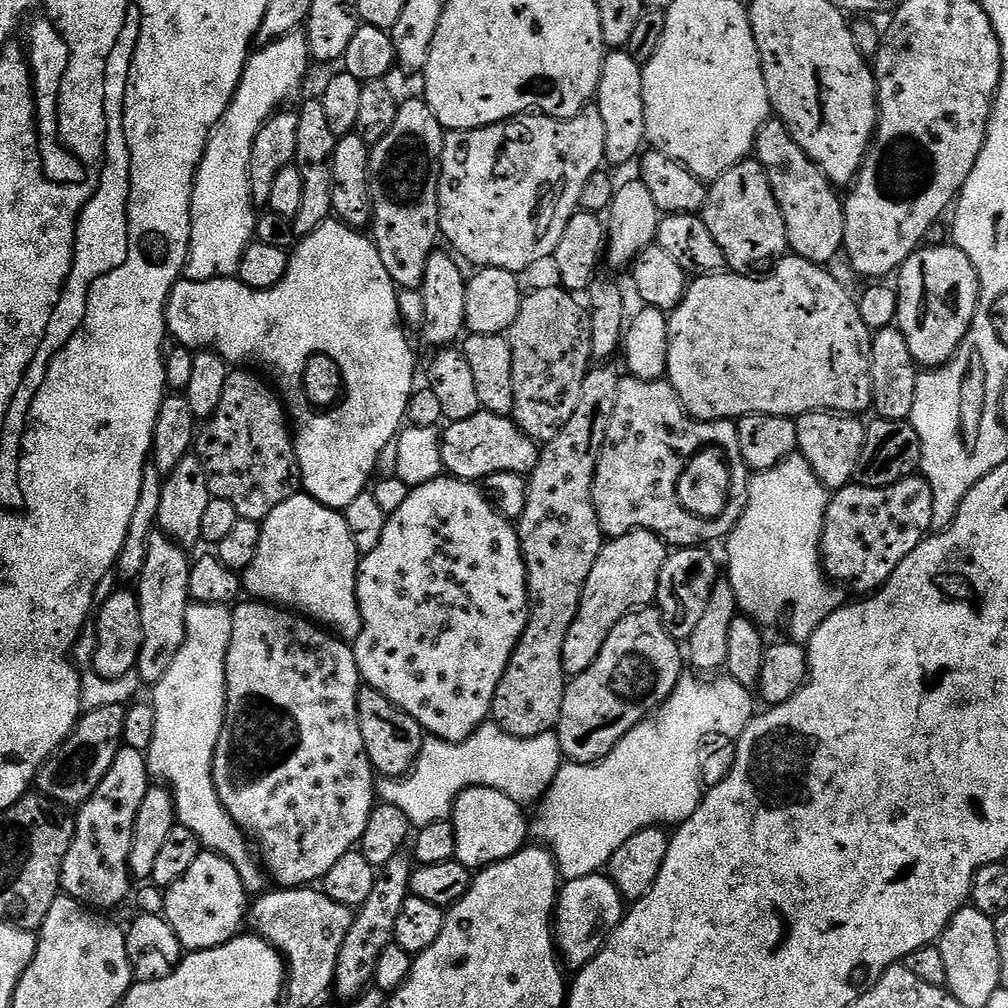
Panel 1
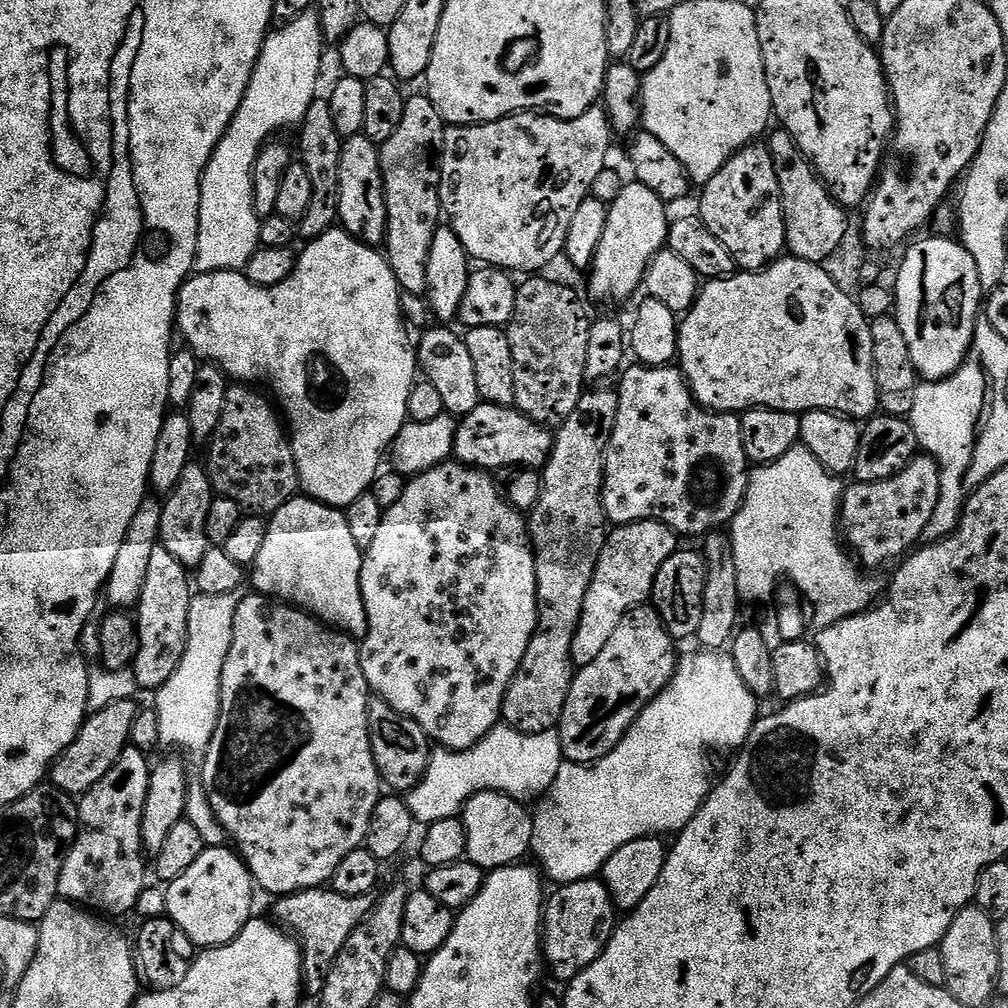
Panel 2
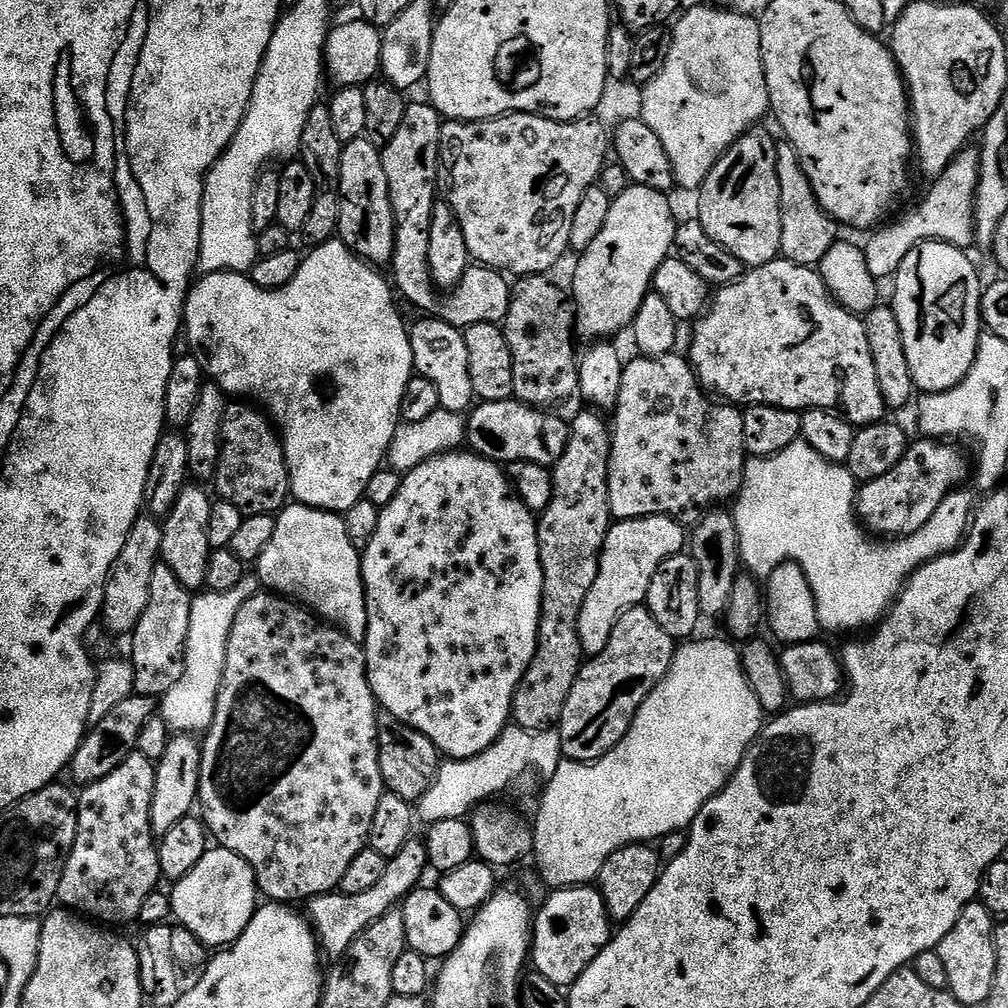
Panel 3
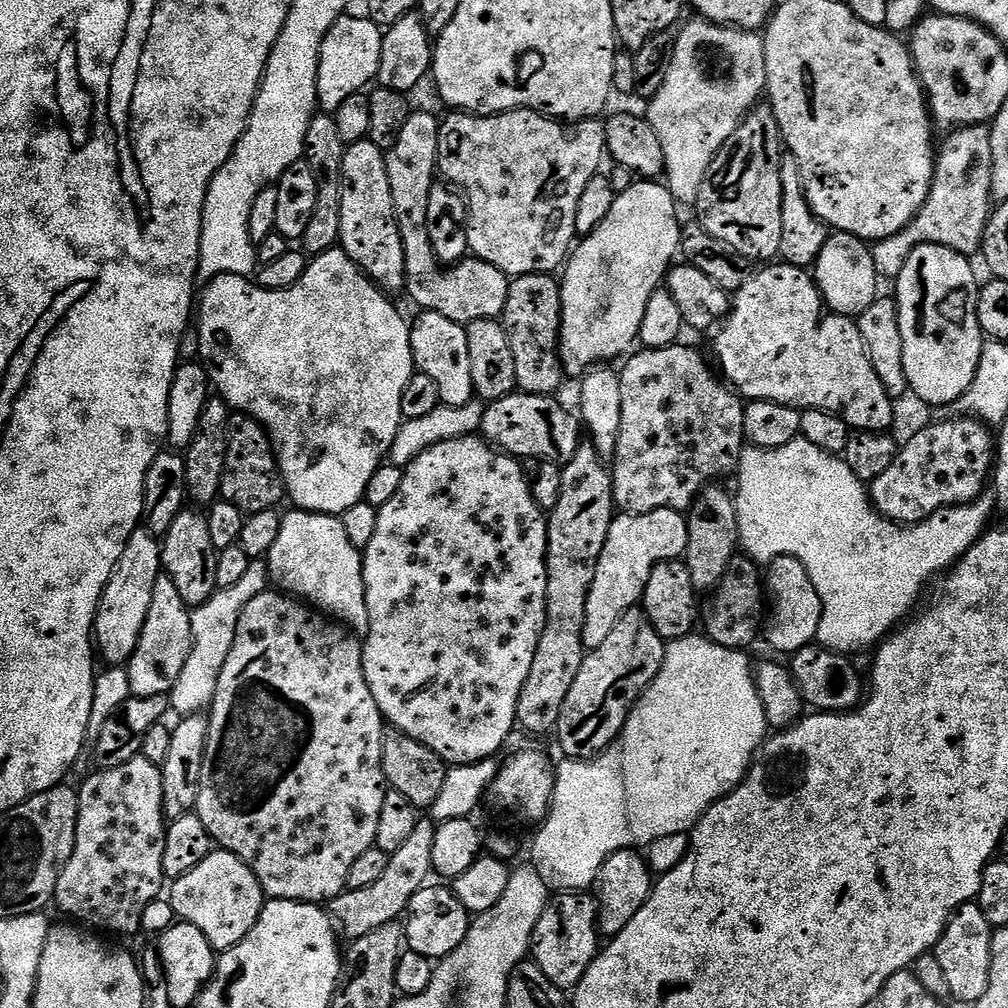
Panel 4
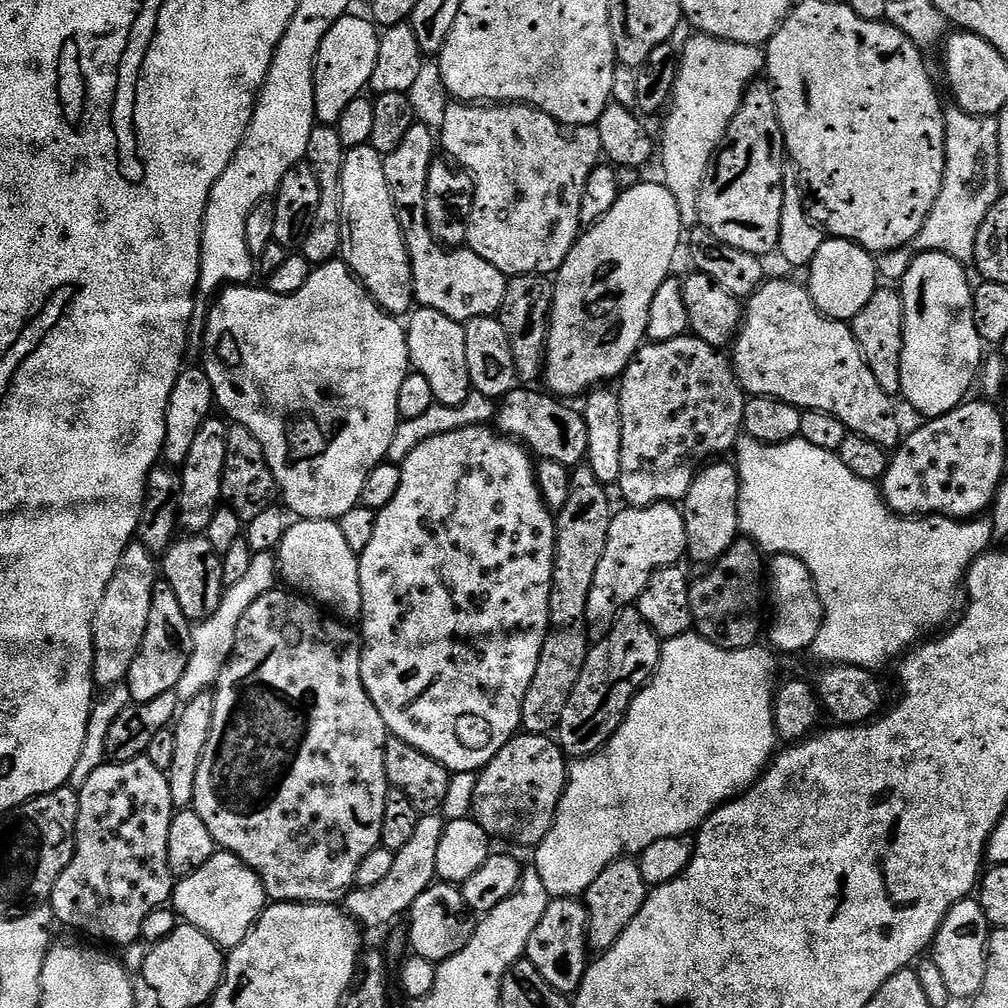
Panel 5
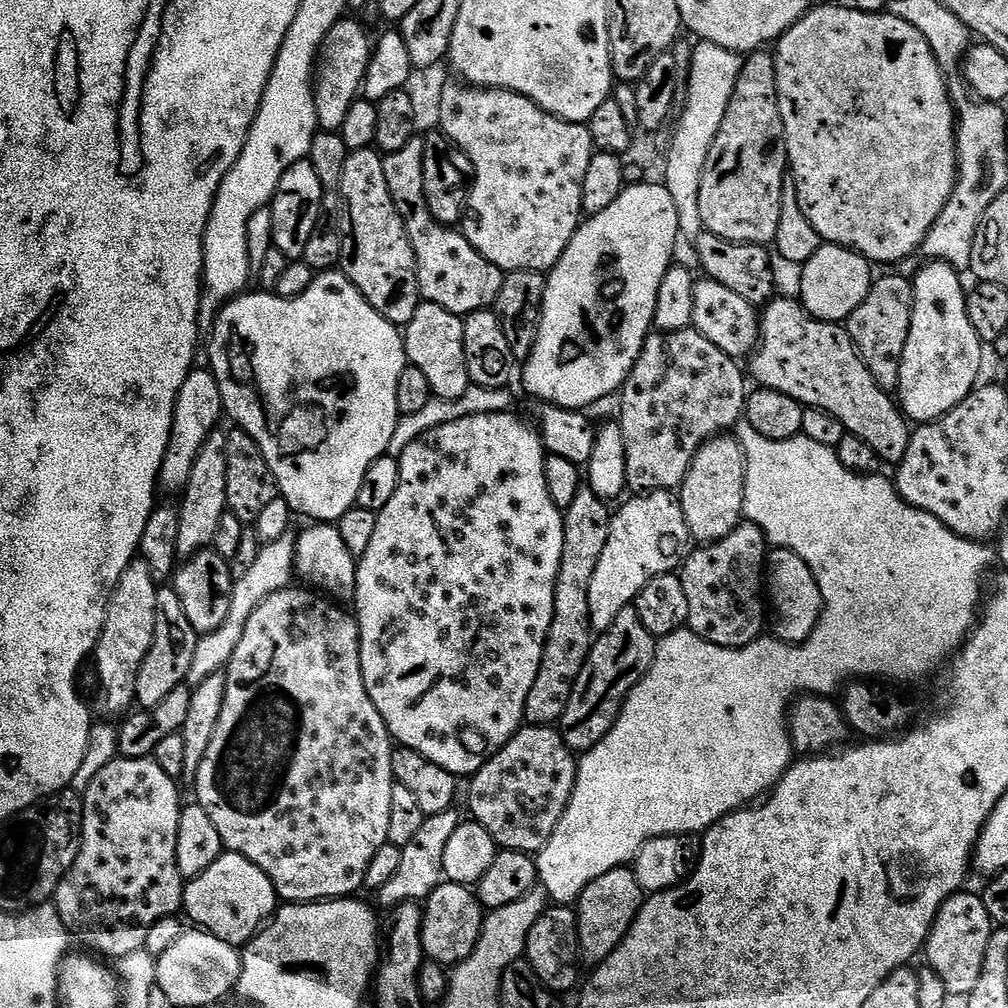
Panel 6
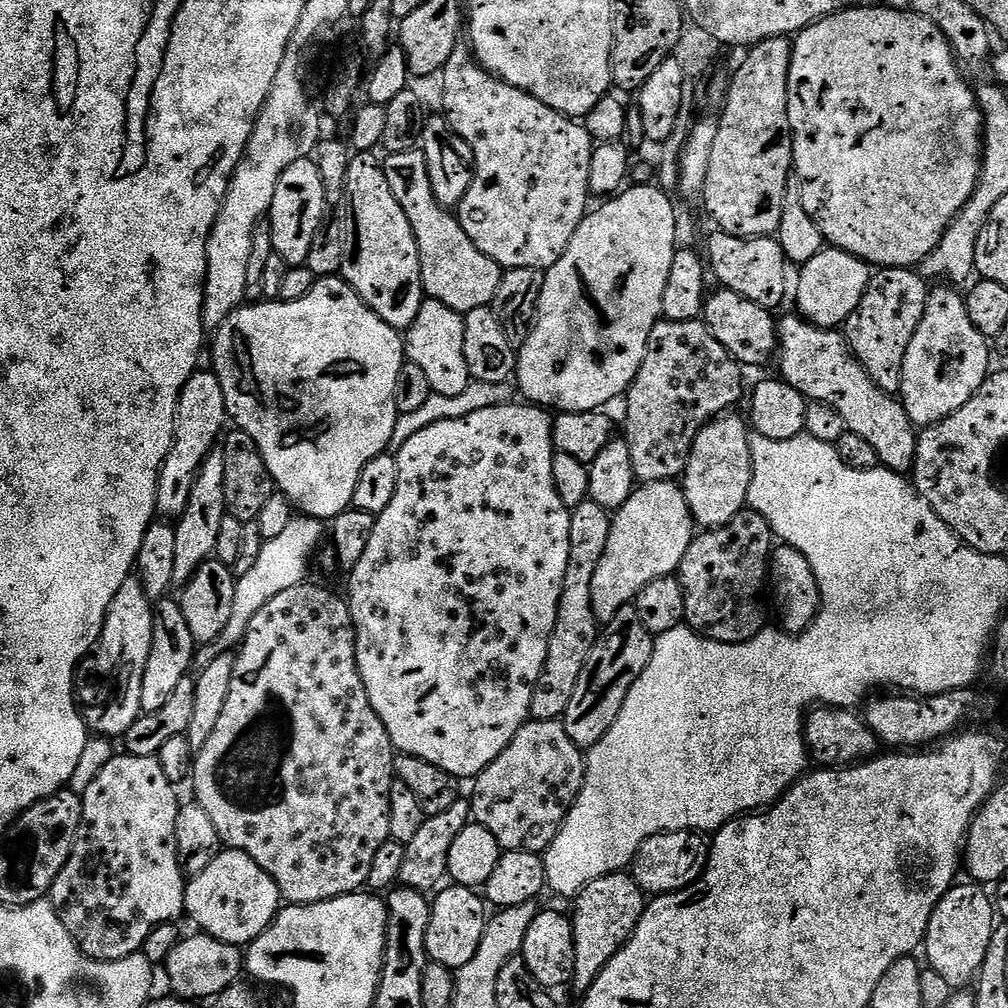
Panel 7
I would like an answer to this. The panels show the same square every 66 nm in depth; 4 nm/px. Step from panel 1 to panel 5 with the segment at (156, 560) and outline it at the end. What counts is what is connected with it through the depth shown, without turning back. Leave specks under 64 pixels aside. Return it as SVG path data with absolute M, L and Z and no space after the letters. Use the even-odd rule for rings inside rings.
M157 579L150 598L150 622L146 622L146 638L142 638L134 666L130 666L128 671L126 683L132 703L150 702L153 698L158 698L158 694L176 690L182 674L186 674L186 662L190 662L193 631L193 621L182 614L182 606L174 590L170 590L168 581Z

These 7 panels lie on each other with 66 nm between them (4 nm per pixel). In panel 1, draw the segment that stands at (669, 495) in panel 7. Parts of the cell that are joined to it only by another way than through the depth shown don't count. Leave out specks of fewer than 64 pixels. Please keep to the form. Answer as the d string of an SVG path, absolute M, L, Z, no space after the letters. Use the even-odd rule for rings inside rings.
M641 528L627 532L625 536L609 539L605 543L598 554L598 562L594 562L594 570L590 570L590 578L586 578L578 614L562 646L565 677L571 678L590 670L602 646L606 646L606 638L610 638L610 630L618 626L620 619L635 609L649 607L655 601L658 574L662 574L662 566L666 562L669 551L669 545L660 537Z

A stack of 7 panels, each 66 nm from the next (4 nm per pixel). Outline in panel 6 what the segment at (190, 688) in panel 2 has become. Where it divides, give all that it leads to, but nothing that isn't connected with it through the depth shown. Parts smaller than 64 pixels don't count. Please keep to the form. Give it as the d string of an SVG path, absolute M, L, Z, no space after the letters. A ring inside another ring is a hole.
M295 535L278 538L278 542L270 542L259 550L261 552L253 558L252 565L241 576L239 573L238 579L232 585L230 610L226 610L226 620L220 624L220 628L197 639L194 662L190 662L190 674L187 678L189 685L201 684L206 682L206 678L210 678L210 674L224 672L234 650L238 650L238 641L242 638L242 630L246 630L246 622L250 622L250 614L254 614L254 610L258 610L258 606L262 606L262 602L266 602L270 594L281 592L293 583L296 566Z

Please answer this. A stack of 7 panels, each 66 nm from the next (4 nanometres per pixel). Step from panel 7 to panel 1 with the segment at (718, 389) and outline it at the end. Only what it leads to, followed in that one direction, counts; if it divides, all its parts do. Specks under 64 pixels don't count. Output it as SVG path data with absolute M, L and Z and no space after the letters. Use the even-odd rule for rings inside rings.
M625 375L618 386L618 402L614 402L614 418L610 418L610 430L606 430L606 442L598 458L594 474L594 510L598 514L600 528L605 537L625 536L641 528L660 537L673 549L711 545L711 540L723 541L742 518L748 501L750 469L742 458L742 446L738 446L738 430L730 420L695 420L682 406L674 386L667 379L640 380ZM703 452L721 452L728 463L728 484L720 480L716 472L700 476L692 485L684 477L684 471ZM688 495L697 496L704 504L684 504Z

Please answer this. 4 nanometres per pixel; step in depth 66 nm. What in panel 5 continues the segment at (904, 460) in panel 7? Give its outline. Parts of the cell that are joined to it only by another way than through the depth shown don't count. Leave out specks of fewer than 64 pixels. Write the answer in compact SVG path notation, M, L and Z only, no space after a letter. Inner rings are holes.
M768 278L753 296L747 297L740 330L730 348L730 359L738 382L749 397L769 396L801 410L813 408L819 412L834 414L834 418L847 426L849 432L862 438L870 438L870 442L885 450L900 447L902 431L900 432L900 420L896 417L896 408L892 405L895 404L893 397L888 396L886 390L878 386L874 374L870 374L870 366L866 366L866 358L851 327L845 321L831 320L829 316L822 315L814 306L803 283Z

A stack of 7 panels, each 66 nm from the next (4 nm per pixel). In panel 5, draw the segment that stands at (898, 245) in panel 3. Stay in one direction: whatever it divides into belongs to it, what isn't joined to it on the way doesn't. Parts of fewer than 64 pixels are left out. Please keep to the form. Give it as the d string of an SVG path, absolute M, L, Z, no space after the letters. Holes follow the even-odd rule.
M952 106L944 113L946 130L946 166L942 178L942 190L926 218L922 230L914 234L910 243L883 253L876 261L879 279L884 282L903 281L910 270L913 256L922 252L950 254L959 264L968 266L975 261L978 230L986 222L986 214L1000 200L1000 151L998 130L1000 121L996 116L975 116Z

